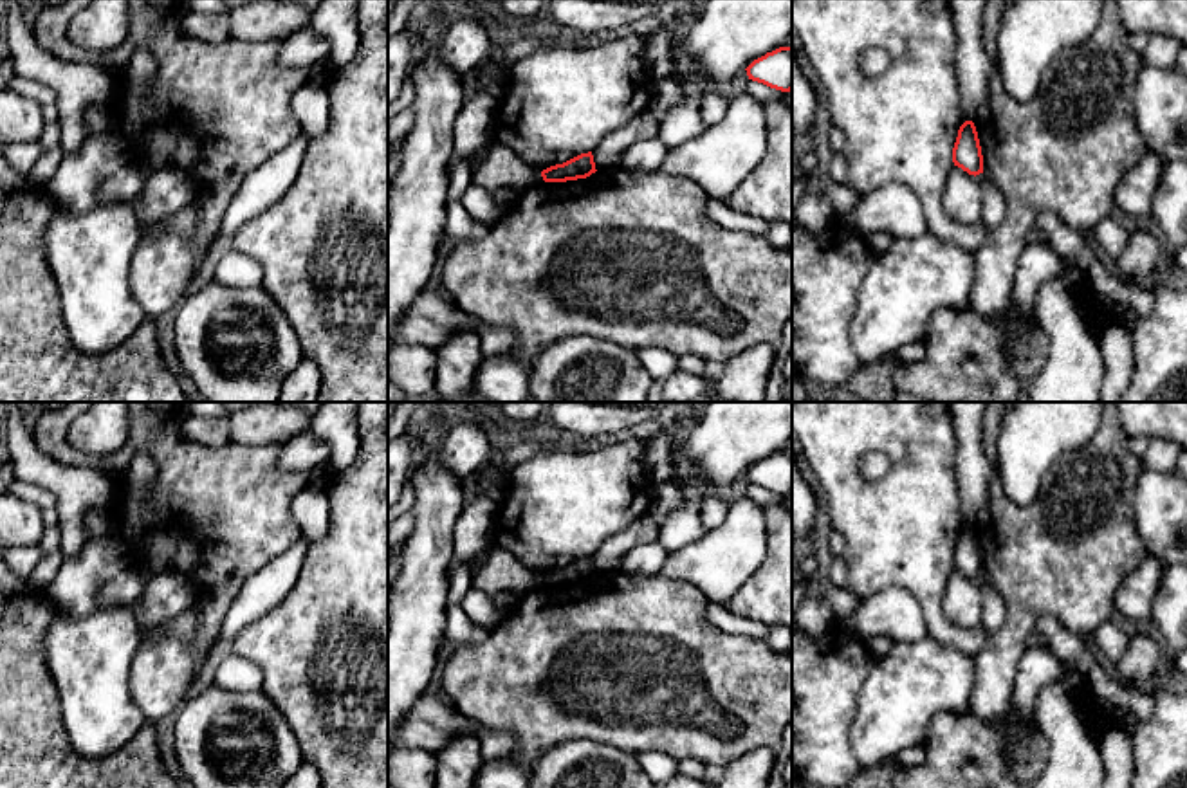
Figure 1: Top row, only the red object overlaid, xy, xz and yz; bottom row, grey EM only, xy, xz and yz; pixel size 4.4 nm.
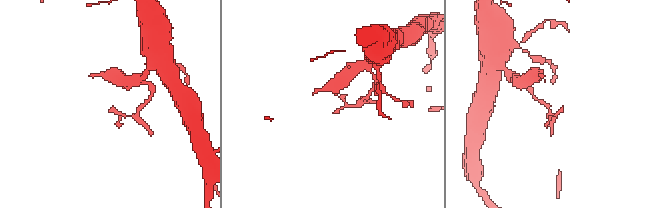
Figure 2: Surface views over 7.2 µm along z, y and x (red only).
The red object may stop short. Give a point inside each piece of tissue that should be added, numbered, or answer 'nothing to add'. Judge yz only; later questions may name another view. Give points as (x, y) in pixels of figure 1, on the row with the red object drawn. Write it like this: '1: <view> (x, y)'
nothing to add

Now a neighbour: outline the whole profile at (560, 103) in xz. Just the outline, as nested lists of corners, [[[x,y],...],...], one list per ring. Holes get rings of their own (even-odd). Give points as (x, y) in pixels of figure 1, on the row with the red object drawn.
[[[631,34],[592,49],[543,45],[511,67],[507,94],[498,101],[492,141],[541,171],[563,164],[648,110],[653,78],[642,60],[644,38]]]

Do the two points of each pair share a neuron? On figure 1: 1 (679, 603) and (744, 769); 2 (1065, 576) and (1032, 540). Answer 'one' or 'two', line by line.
1: two
2: one

